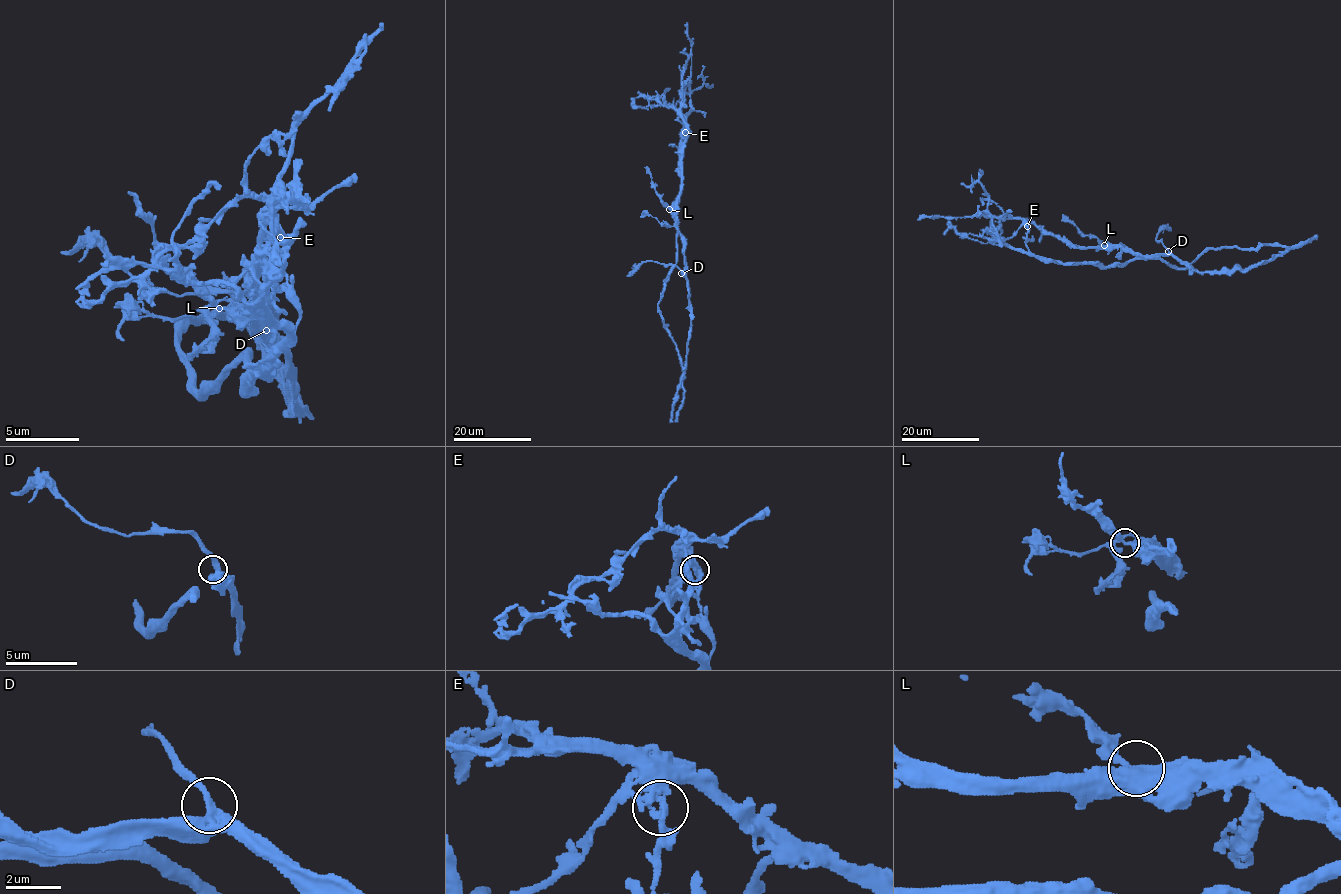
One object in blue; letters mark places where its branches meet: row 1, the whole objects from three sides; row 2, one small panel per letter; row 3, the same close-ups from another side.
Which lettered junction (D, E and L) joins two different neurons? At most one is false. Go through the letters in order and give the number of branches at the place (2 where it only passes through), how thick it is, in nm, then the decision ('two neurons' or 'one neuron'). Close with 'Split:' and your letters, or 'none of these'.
D: 2 branches meet; 360 nm thick; one neuron
E: 2 branches meet; 320 nm thick; two neurons
L: 2 branches meet; 320 nm thick; one neuron
Split: E

